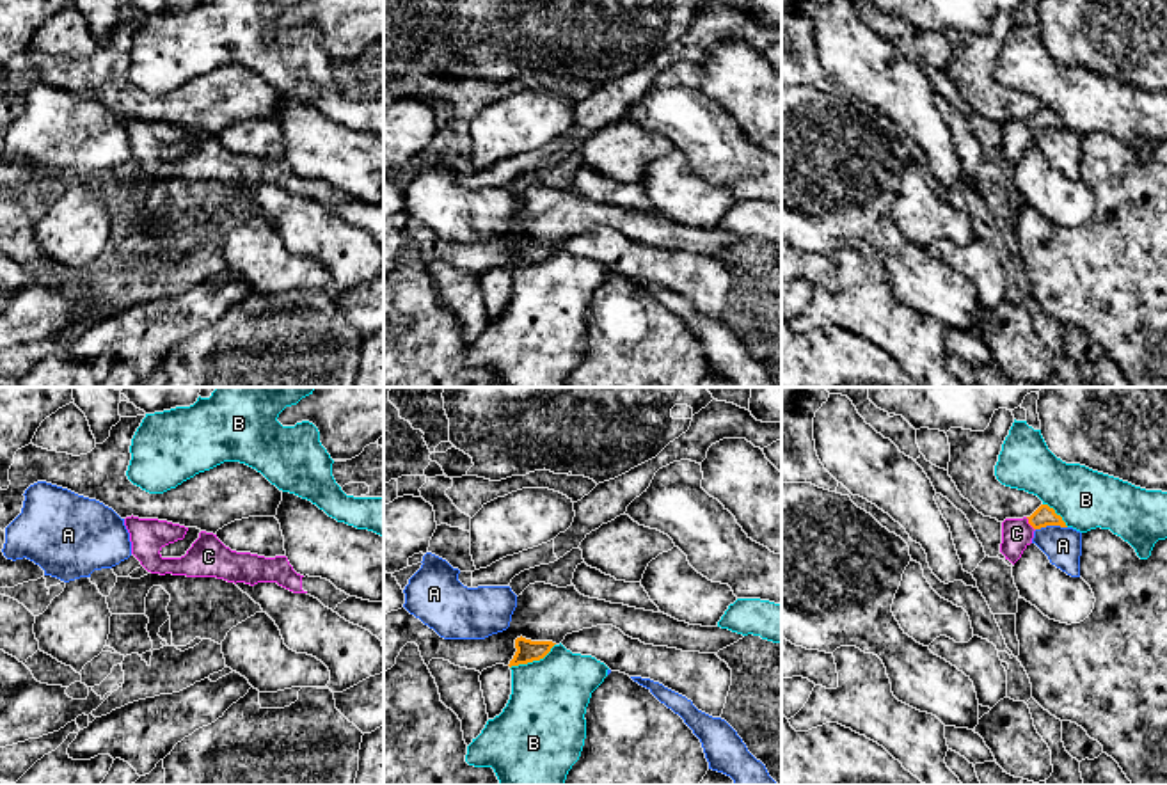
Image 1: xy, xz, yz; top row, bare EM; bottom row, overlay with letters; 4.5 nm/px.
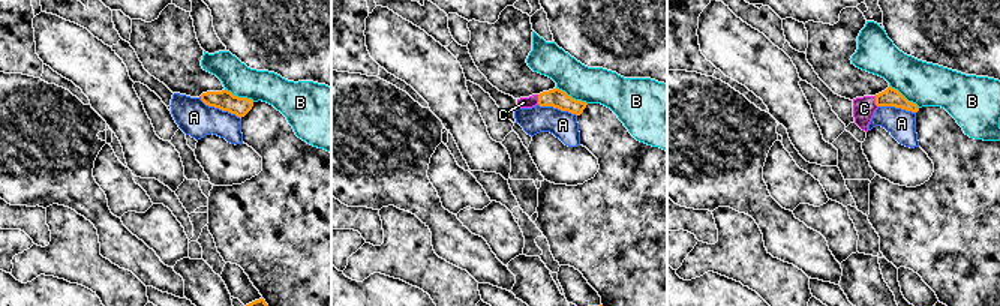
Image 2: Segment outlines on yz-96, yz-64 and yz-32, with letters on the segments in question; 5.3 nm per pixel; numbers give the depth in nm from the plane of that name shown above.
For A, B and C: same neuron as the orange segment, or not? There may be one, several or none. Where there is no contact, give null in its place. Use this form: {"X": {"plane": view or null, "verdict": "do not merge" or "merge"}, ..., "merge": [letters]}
{"A": {"plane": "yz", "verdict": "do not merge"}, "B": {"plane": "xz", "verdict": "do not merge"}, "C": {"plane": "yz", "verdict": "merge"}, "merge": ["C"]}

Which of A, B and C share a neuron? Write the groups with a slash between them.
A / B / C

